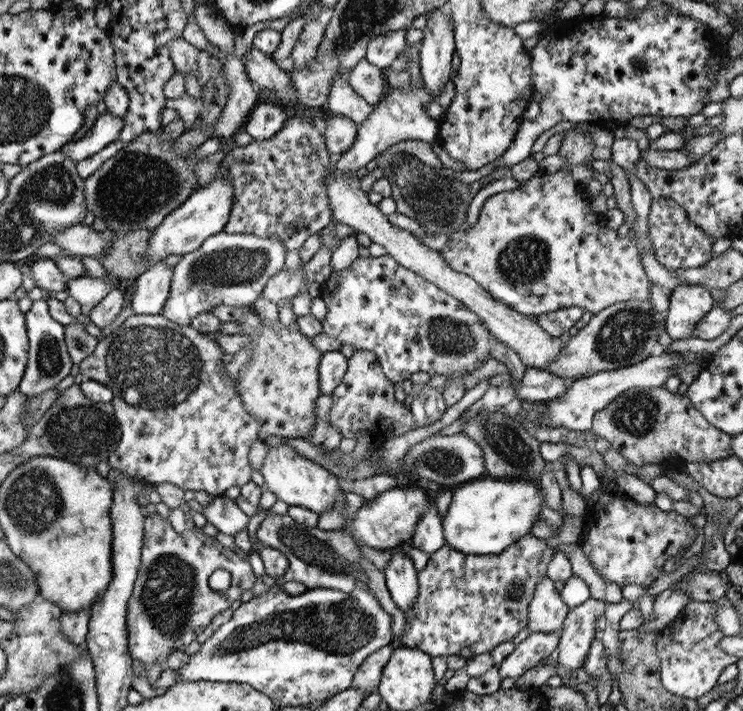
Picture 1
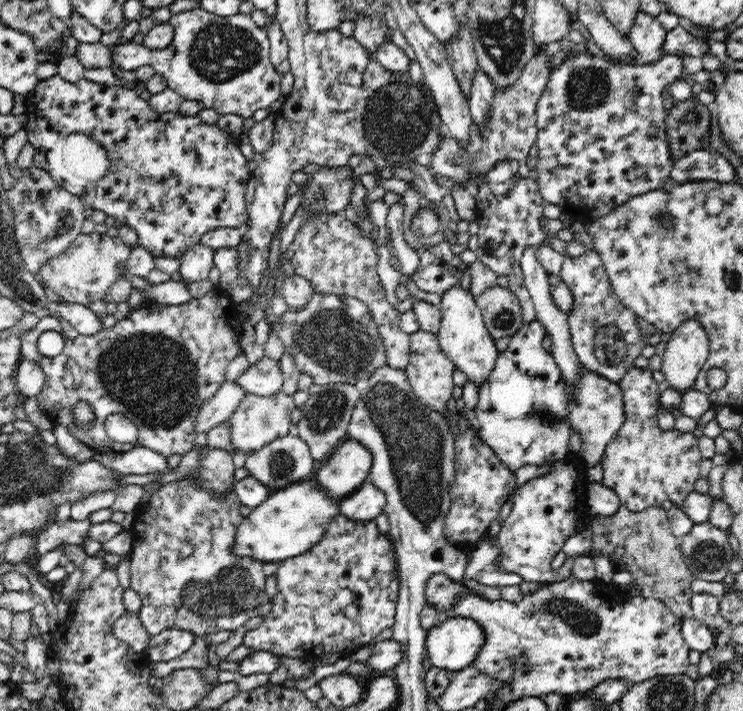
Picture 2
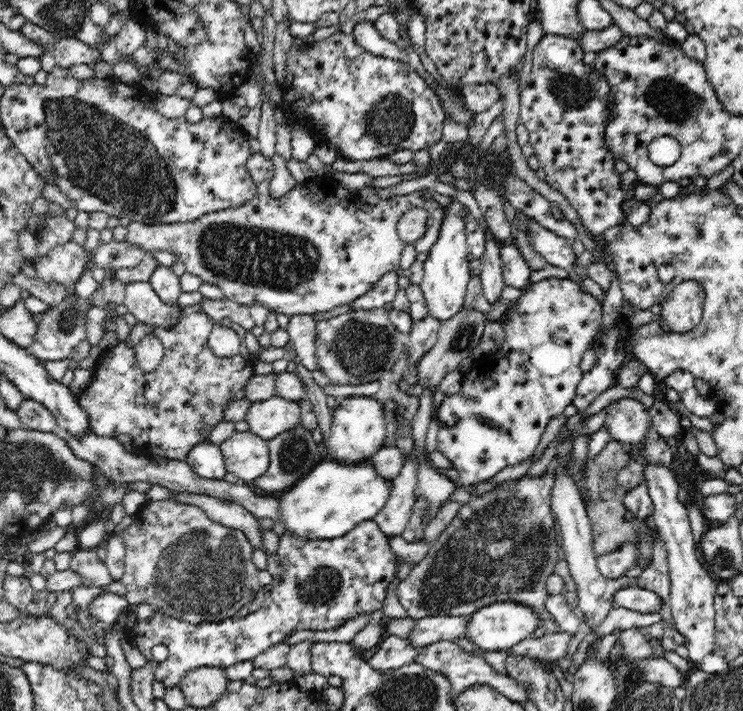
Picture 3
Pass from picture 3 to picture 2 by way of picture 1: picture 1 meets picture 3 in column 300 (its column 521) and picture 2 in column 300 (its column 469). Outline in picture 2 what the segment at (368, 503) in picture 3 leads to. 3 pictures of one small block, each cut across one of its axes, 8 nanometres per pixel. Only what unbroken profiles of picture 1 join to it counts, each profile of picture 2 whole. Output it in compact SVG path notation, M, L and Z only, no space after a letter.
M304 480L294 486L274 490L260 506L256 506L250 512L250 516L242 520L242 524L236 530L232 550L236 556L250 556L264 564L266 562L282 564L284 560L302 556L324 538L326 528L332 524L336 516L342 514L340 504L342 500L330 498L324 492L324 488L314 480Z

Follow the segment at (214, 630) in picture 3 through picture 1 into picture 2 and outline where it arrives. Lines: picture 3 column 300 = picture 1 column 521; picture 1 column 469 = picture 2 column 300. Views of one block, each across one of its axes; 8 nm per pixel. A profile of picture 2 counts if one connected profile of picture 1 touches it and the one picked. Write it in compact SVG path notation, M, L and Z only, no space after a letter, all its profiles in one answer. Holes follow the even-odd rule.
M342 514L336 516L314 548L278 566L276 578L278 594L272 610L264 624L242 638L242 646L248 646L250 654L272 652L314 662L322 654L346 654L372 644L380 630L394 626L400 596L398 560L392 540L378 530L374 520L362 522ZM350 602L356 602L362 612L356 622L346 620L342 612Z

